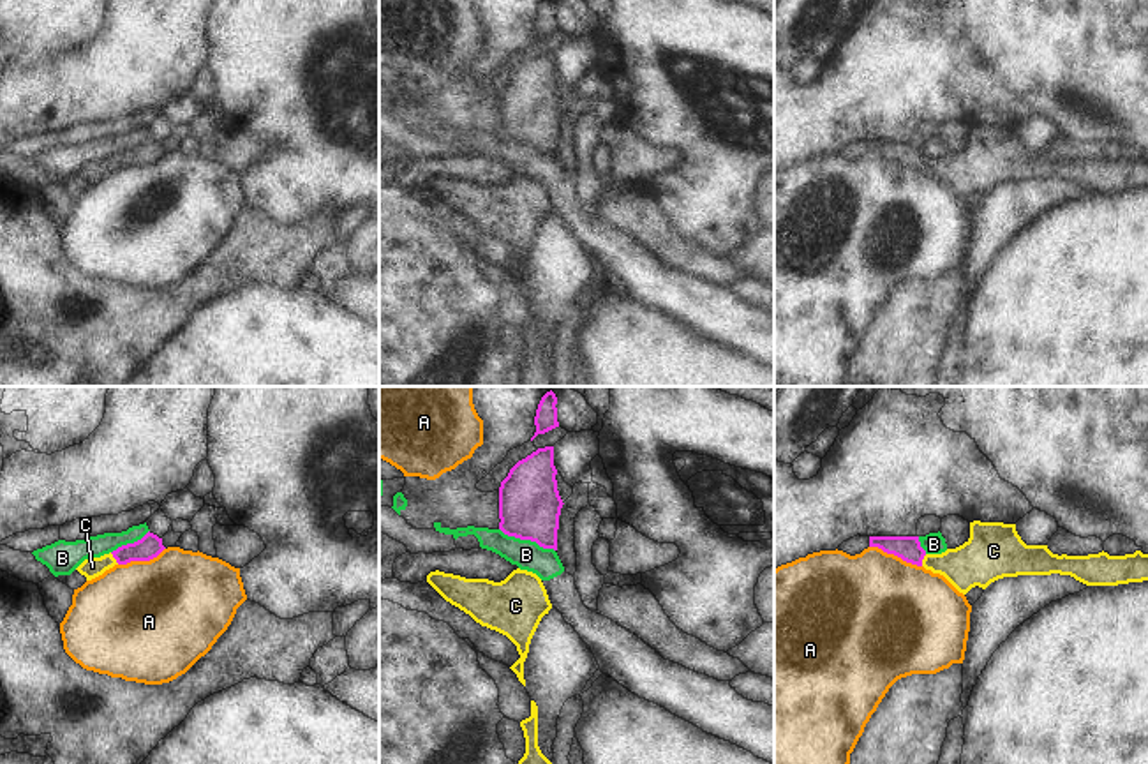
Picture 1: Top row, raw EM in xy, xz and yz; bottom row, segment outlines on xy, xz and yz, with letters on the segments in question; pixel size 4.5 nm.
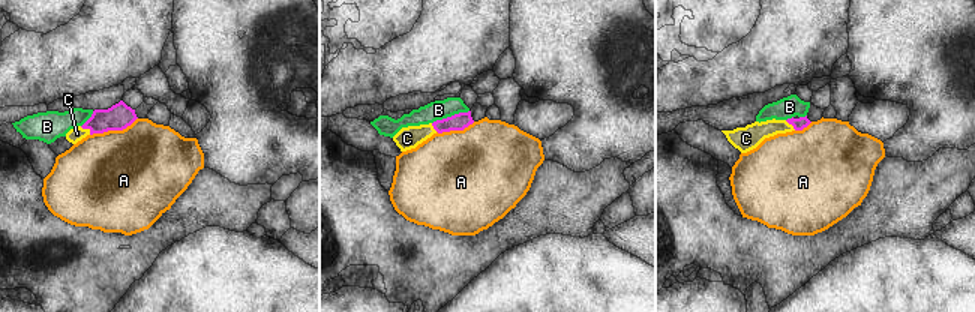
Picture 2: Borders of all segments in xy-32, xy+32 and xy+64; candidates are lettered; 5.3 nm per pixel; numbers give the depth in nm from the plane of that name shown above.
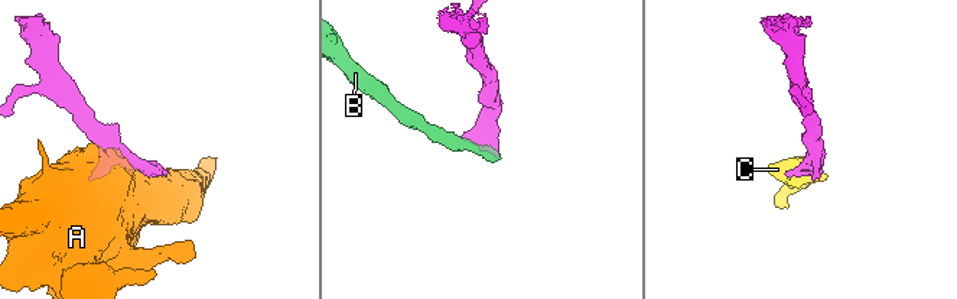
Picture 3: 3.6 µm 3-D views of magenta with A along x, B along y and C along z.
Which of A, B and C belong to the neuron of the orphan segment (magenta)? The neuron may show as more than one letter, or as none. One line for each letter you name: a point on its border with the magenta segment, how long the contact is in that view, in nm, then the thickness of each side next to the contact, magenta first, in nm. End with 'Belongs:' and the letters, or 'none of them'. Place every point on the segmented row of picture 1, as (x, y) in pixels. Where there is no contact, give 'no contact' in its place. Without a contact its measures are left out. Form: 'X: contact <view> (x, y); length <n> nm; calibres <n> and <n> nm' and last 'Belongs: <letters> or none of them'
C: contact xy (113, 556); length 70 nm; calibres 110 and 90 nm
Belongs: C

